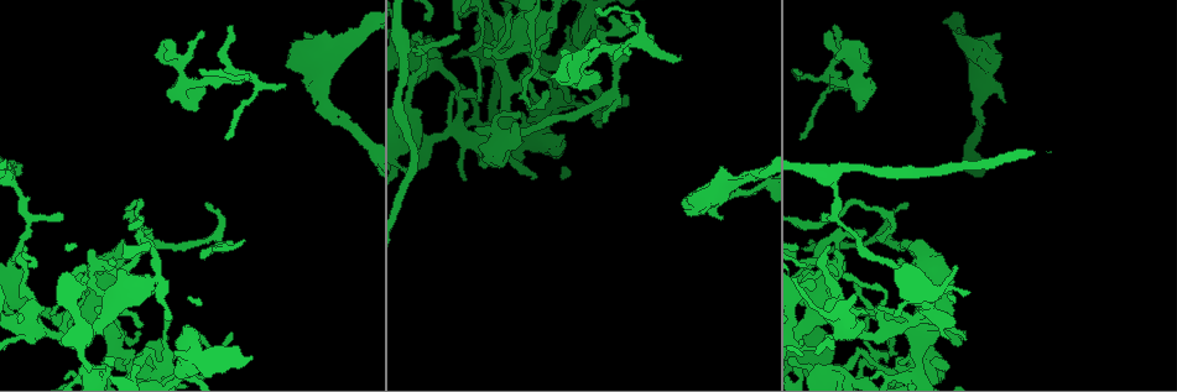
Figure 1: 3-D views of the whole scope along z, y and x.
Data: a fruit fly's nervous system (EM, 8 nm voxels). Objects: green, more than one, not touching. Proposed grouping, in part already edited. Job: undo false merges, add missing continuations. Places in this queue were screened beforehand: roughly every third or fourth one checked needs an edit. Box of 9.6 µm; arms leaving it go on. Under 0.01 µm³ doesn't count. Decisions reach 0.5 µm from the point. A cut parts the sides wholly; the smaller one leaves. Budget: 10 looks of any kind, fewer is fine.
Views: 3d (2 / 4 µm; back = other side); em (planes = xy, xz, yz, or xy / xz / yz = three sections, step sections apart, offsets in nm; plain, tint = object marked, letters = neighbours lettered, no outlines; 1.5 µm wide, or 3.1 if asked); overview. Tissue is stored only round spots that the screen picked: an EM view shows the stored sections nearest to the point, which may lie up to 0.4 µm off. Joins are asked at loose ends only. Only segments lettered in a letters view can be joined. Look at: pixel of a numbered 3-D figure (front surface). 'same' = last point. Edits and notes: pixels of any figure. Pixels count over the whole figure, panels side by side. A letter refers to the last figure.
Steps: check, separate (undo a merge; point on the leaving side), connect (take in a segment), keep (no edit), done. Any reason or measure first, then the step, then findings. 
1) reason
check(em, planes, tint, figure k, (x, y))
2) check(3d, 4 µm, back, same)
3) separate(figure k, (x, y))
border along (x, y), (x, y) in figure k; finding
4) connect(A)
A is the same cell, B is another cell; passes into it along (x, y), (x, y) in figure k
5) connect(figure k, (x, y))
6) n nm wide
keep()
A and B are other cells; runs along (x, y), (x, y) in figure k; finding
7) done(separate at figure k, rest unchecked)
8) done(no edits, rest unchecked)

free end
check(em, planes, plain, figure 1, (680, 54))

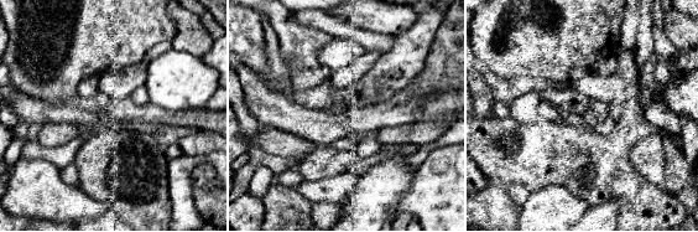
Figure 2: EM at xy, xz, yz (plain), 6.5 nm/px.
with the object marked
check(em, planes, tint, same)

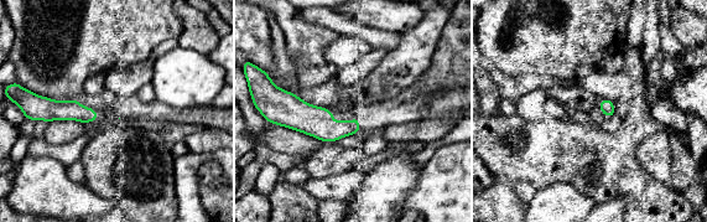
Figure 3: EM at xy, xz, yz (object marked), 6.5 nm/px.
check(em, planes, letters, same)

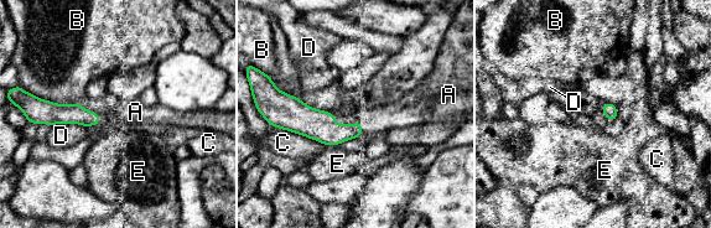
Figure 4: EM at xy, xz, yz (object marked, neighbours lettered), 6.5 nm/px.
C touches over 360 nm
connect(A)
A is the same cell, B, C, D and E are other cells; the neuron continues

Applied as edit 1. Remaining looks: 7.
free end
check(3d, 4 µm, figure 1, (1005, 103))

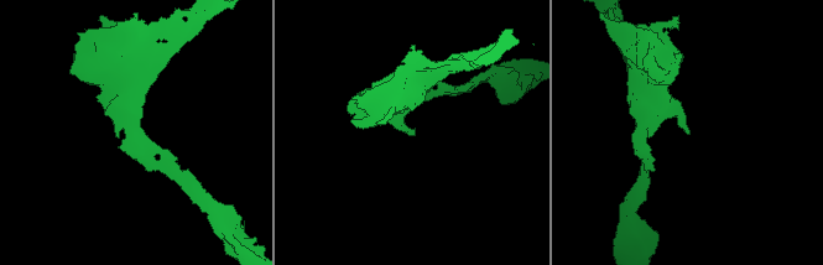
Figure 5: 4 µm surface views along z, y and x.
check(em, planes, letters, figure 5, (411, 133))

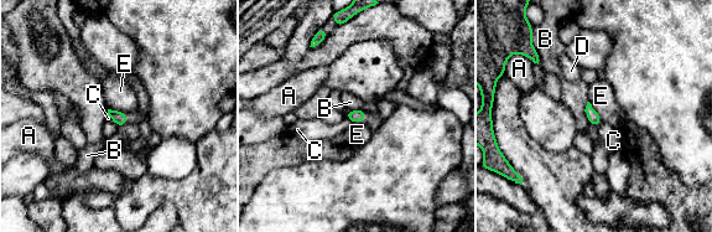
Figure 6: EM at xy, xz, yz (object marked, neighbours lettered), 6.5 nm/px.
keep()
A, B, C, D and E are other cells; no lettered segment goes on from it

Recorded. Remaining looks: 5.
an open end
check(em, planes, letters, figure 1, (135, 335))

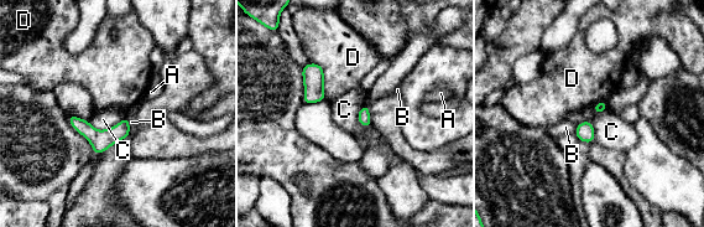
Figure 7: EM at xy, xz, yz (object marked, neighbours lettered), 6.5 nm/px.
keep()
A, B, C and D are other cells; runs along (71, 118), (93, 135), (126, 132) in figure 7; none of them fits

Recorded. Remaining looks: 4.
thin end
check(em, planes, letters, figure 1, (232, 332))

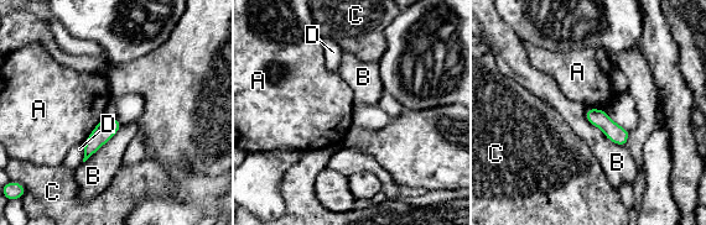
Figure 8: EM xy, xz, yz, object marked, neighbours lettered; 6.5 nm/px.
keep()
A, B, C and D are other cells; border along (585, 110), (590, 123), (626, 146) in figure 8; none of them fits

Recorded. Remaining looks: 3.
done(connect at figure 4, rest unchecked)

